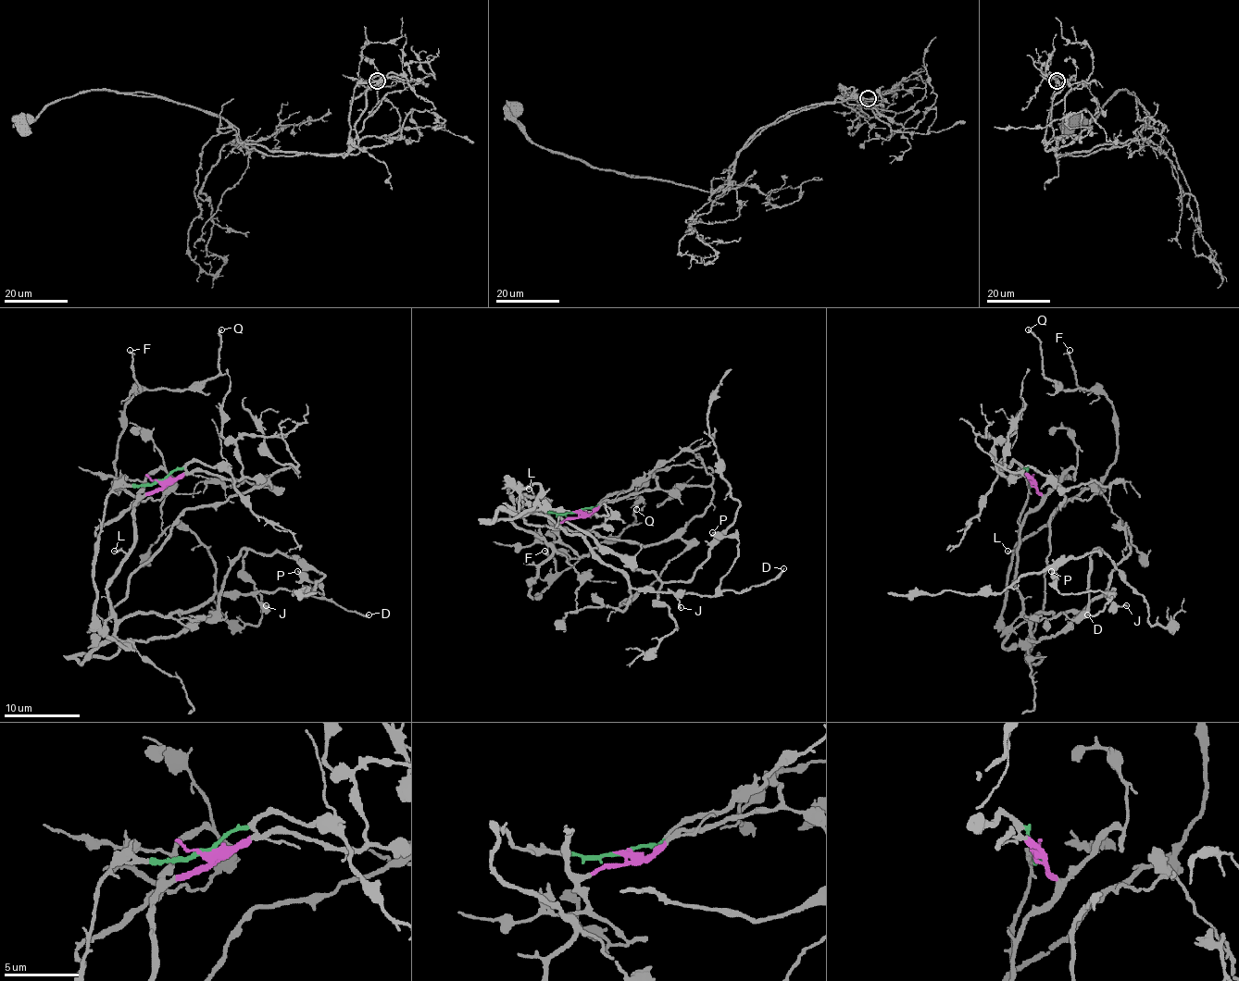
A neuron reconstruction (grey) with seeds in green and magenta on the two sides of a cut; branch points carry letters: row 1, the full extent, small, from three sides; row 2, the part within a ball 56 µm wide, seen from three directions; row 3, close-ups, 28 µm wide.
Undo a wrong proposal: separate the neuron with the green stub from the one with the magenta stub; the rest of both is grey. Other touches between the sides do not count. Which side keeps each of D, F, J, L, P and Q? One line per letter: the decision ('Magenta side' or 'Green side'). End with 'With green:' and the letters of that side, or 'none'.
D: Magenta side
F: Green side
J: Magenta side
L: Magenta side
P: Magenta side
Q: Green side
With green: F, Q

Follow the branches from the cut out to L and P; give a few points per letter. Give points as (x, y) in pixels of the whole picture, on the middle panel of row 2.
L: (574, 511), (576, 516), (552, 522), (548, 502), (540, 499), (529, 488)
P: (574, 511), (523, 502), (680, 594), (732, 564), (712, 531)

